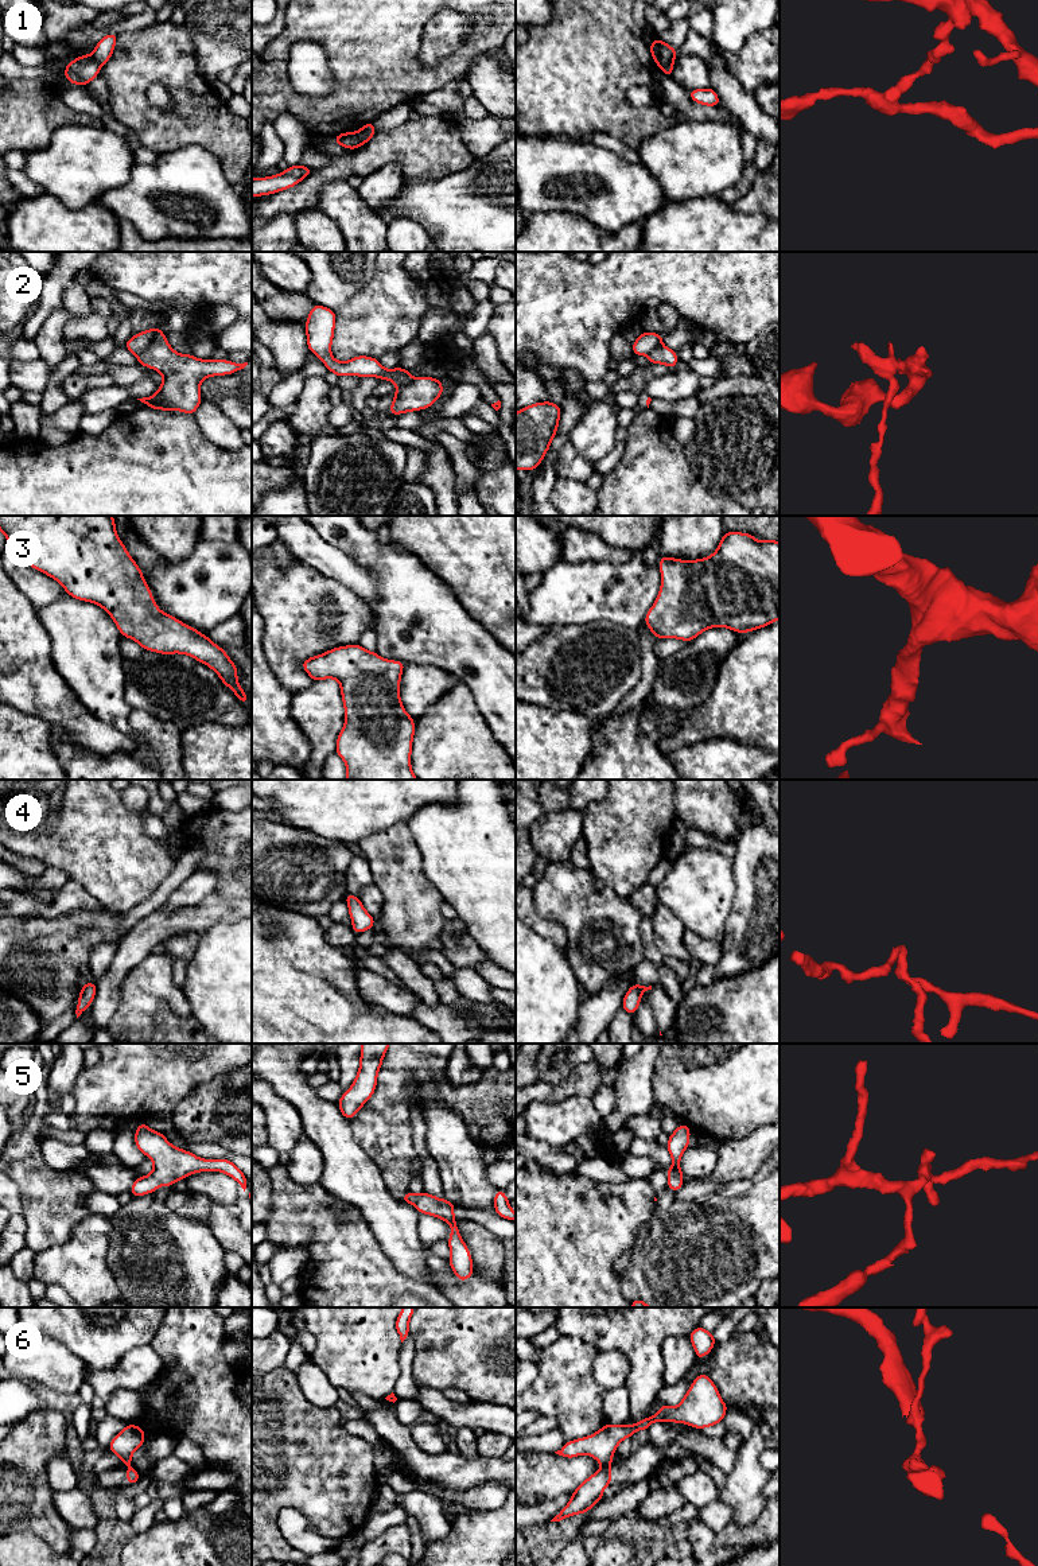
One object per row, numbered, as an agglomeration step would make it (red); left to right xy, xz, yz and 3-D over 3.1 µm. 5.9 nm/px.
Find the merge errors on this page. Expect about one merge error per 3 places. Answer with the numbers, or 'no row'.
1, 2, 6

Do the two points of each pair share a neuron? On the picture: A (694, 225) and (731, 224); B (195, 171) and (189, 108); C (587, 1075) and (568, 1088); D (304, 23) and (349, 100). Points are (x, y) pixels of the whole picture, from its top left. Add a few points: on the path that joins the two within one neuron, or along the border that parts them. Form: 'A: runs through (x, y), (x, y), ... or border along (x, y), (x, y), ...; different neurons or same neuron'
A: runs through (703, 225), (722, 225); same neuron
B: border along (162, 152), (201, 146), (220, 163); different neurons
C: runs through (583, 1079), (572, 1085); same neuron
D: runs through (325, 37), (349, 61), (349, 80); same neuron

